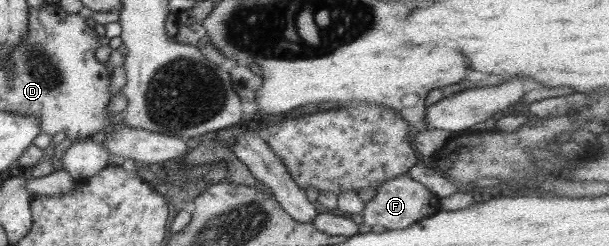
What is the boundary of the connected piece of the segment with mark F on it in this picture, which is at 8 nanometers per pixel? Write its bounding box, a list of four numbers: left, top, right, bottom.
[361,173,440,230]

